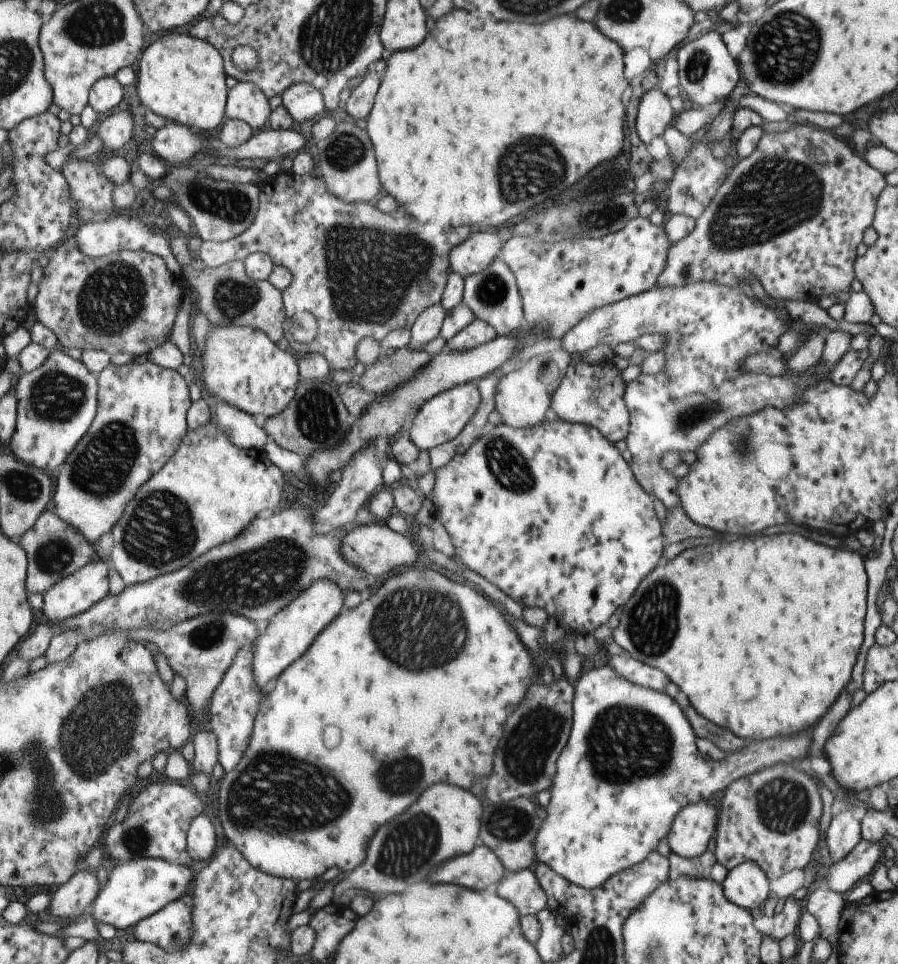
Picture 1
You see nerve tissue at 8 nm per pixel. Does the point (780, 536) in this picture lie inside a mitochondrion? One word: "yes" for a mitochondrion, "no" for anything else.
no

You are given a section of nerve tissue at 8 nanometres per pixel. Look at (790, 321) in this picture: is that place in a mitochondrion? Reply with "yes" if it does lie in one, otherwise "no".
no

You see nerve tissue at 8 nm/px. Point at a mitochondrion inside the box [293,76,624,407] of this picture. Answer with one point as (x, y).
(371, 272)

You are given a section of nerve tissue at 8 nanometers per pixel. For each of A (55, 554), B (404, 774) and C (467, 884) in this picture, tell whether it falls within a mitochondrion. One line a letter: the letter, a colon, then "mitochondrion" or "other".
A: mitochondrion
B: mitochondrion
C: other

